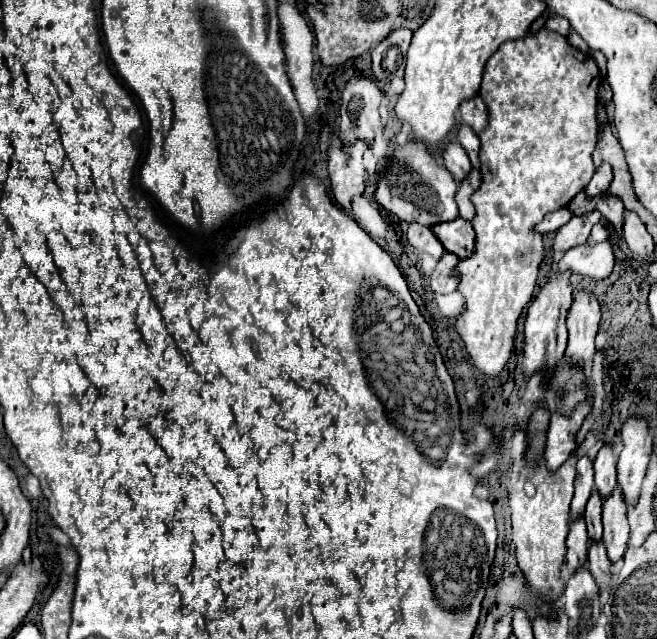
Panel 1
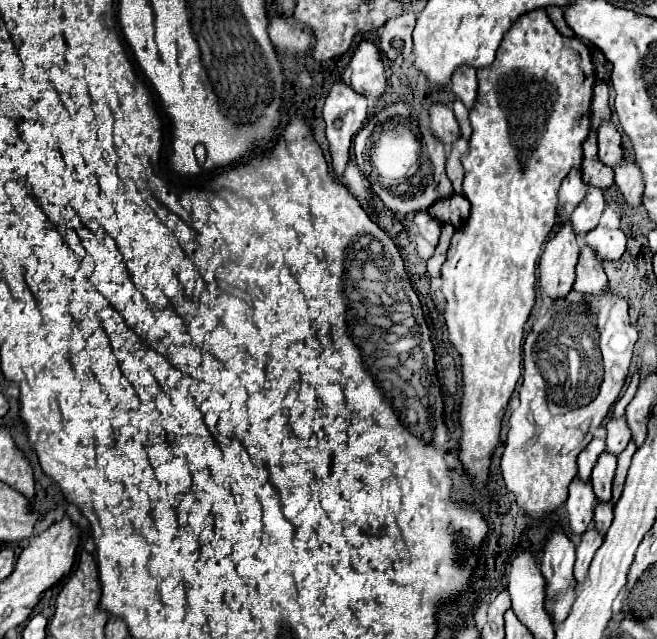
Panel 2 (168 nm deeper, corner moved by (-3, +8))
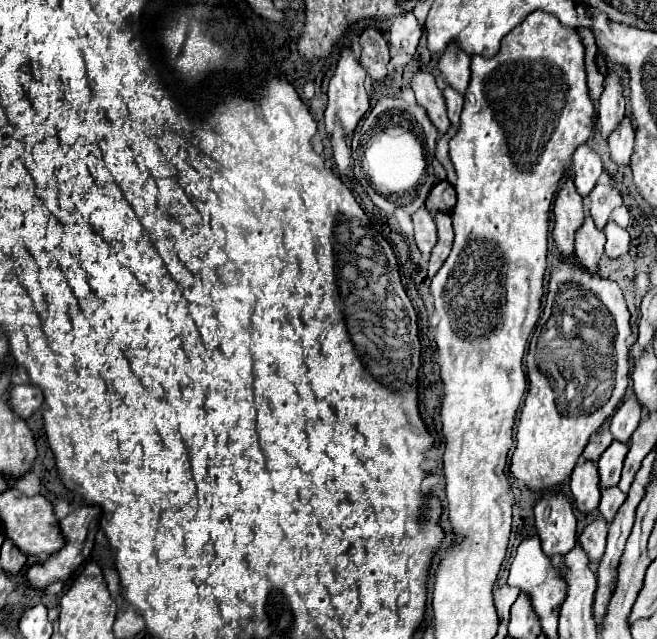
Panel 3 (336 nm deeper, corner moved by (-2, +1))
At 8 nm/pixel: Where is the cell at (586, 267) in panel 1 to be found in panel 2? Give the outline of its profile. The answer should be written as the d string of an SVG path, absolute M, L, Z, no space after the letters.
M596 226L594 230L586 232L582 240L602 260L618 260L626 250L626 236L622 230L608 230L604 226Z

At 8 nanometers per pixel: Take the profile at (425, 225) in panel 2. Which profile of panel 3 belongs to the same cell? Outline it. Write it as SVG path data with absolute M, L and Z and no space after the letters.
M421 207L413 213L413 225L415 225L415 241L421 253L431 253L431 249L437 243L437 227L433 213Z

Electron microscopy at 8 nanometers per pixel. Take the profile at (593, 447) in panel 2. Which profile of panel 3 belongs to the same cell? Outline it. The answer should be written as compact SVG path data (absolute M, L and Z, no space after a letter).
M601 429L601 431L597 431L597 433L589 439L589 445L585 447L585 451L583 451L583 459L597 461L597 459L603 455L603 451L611 445L611 441L613 441L613 435L611 435L609 429Z

